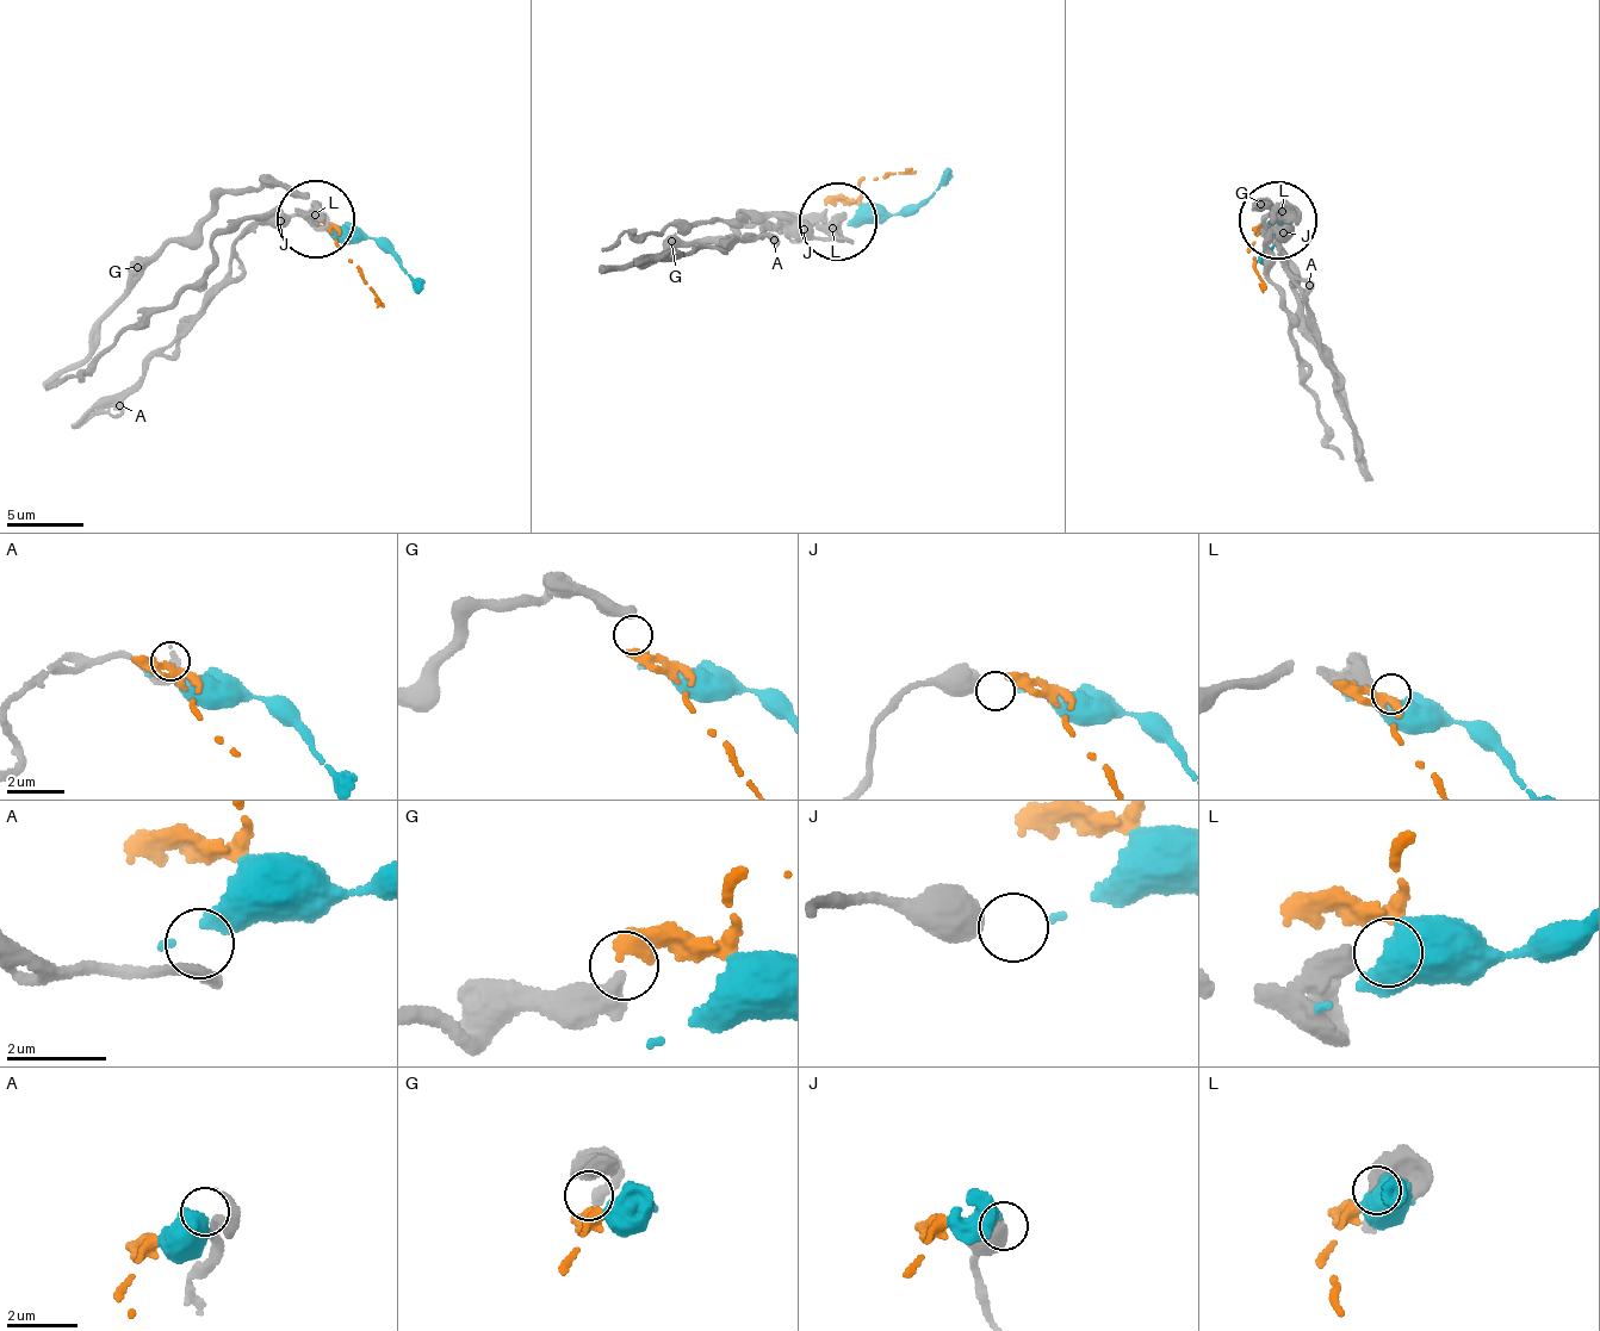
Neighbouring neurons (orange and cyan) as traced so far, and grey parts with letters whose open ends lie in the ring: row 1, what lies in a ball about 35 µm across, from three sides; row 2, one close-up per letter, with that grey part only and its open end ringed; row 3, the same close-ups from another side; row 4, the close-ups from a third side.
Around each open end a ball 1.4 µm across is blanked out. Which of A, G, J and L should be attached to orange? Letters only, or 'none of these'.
G

